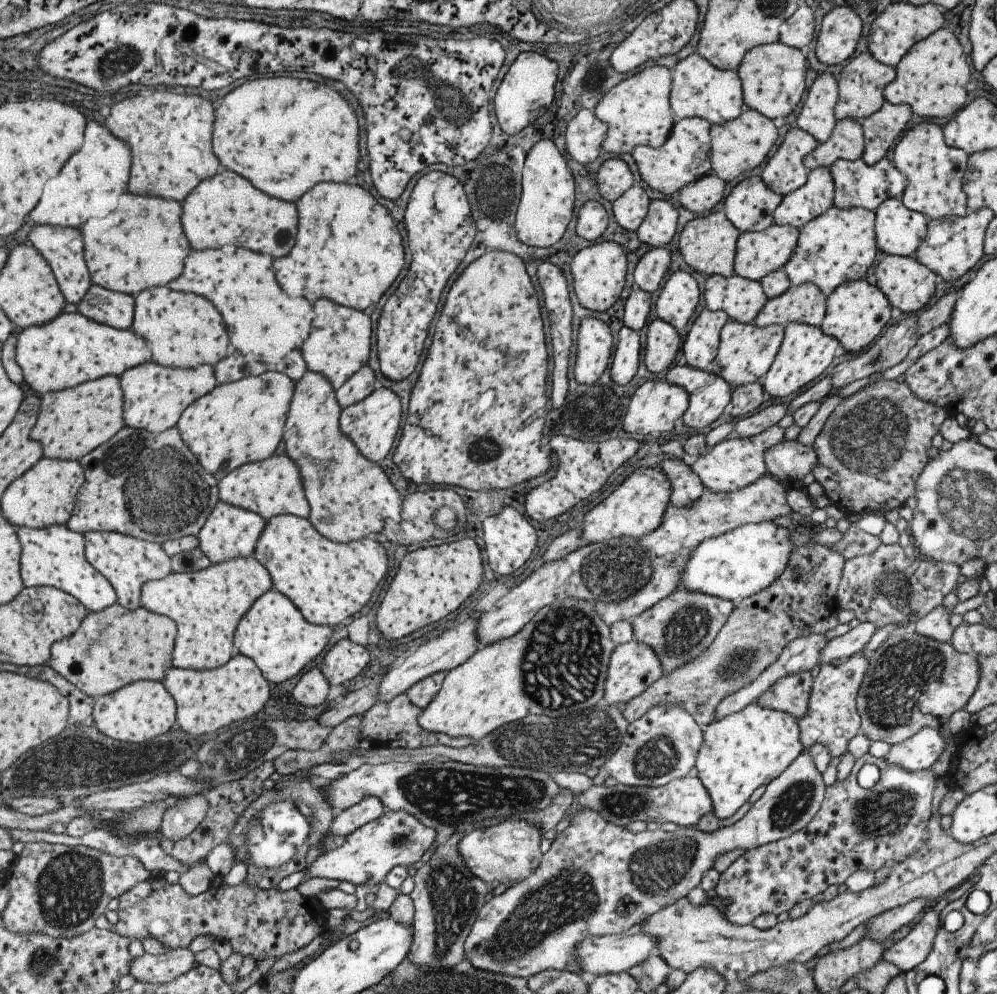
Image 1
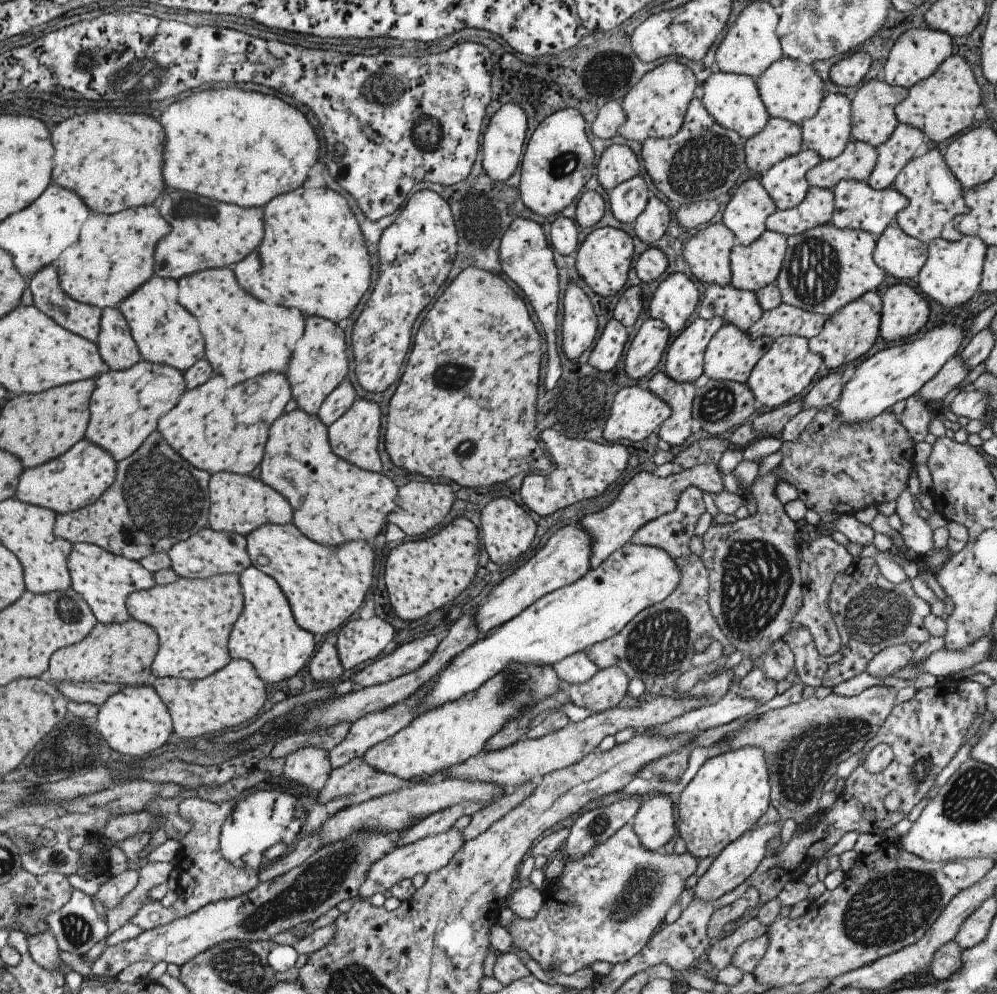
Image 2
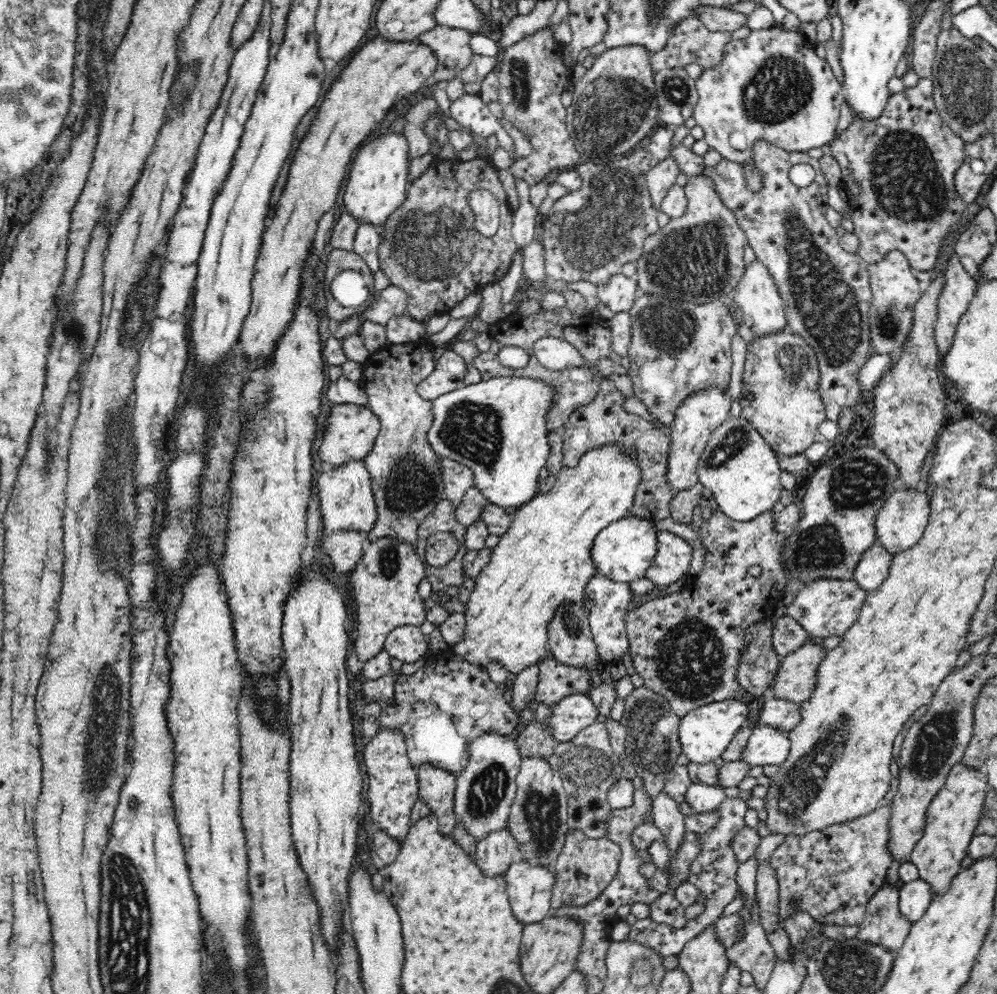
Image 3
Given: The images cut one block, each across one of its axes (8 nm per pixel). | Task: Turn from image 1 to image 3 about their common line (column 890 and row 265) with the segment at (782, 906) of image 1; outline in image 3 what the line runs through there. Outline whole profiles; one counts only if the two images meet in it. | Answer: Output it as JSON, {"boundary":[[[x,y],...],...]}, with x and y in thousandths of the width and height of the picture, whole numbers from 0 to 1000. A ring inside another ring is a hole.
{"boundary":[[[758,142],[754,150],[754,165],[762,171],[765,187],[761,192],[752,192],[746,164],[740,164],[724,158],[719,166],[707,171],[716,191],[732,211],[738,214],[740,227],[748,236],[749,243],[758,256],[758,260],[772,274],[782,298],[787,304],[789,329],[796,338],[802,338],[818,356],[820,372],[822,373],[822,397],[824,407],[828,409],[828,423],[840,425],[841,418],[847,408],[857,408],[865,394],[860,376],[867,365],[876,357],[873,350],[871,311],[875,304],[873,291],[873,275],[871,266],[858,256],[852,256],[845,251],[844,241],[839,231],[828,220],[828,211],[832,208],[830,202],[831,185],[826,180],[820,160],[814,159],[809,153],[788,152],[770,142]],[[797,165],[812,165],[818,171],[816,183],[812,187],[802,188],[794,185],[790,172]]]}

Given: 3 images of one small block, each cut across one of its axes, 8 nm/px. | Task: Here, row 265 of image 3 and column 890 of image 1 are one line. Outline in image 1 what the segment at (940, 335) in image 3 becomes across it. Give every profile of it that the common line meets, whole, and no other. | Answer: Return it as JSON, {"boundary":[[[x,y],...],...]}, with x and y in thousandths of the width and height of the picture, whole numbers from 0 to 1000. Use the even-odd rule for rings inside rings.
{"boundary":[[[936,913],[929,915],[913,940],[887,957],[885,965],[903,974],[905,980],[919,975],[933,961],[944,932],[944,921]]]}

